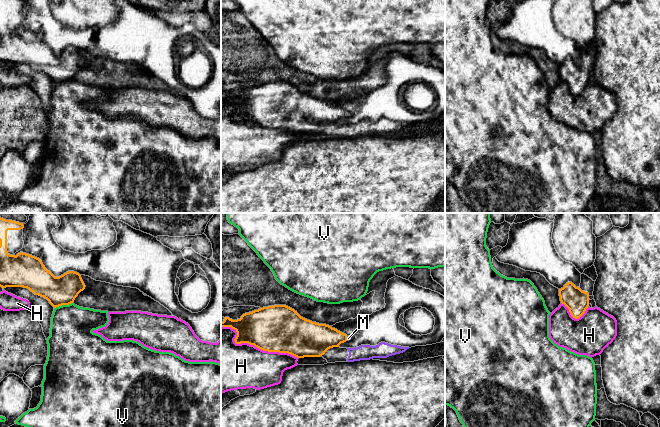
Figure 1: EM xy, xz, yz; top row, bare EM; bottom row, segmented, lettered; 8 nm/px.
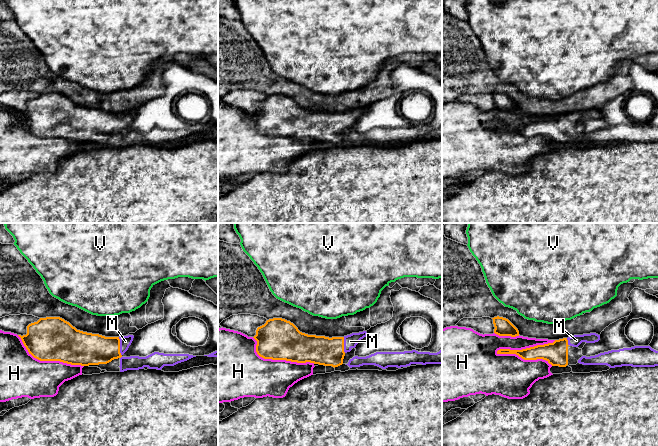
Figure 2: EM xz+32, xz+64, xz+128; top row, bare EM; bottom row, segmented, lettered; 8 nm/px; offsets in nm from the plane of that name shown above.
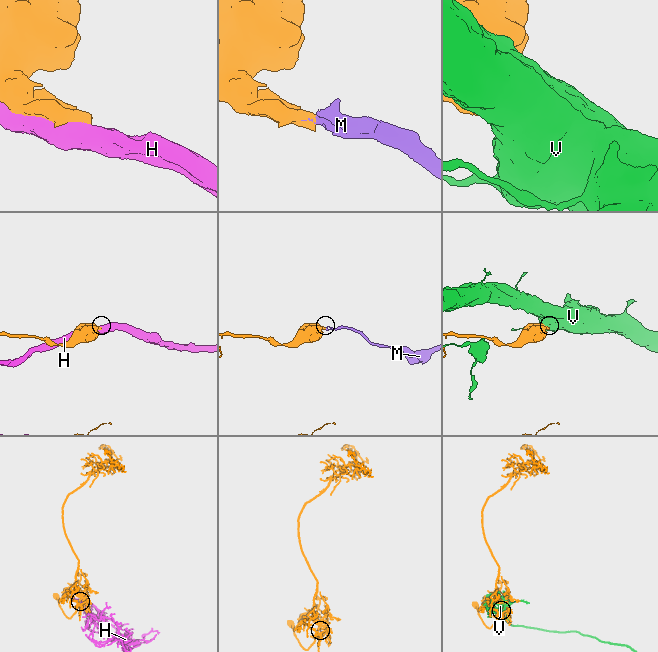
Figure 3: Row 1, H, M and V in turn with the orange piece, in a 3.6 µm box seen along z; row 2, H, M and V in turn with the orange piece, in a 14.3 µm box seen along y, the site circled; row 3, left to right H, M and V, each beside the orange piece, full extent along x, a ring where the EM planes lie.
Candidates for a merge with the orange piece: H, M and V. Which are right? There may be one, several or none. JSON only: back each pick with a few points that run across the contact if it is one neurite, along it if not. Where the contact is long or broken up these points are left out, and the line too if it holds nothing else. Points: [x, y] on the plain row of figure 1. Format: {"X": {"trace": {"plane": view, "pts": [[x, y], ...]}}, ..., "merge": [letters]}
{"M": {"trace": {"plane": "xz", "pts": [[315, 115], [346, 114], [348, 114]]}}, "merge": ["M"]}

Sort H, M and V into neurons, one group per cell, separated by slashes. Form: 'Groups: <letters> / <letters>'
Groups: H / M / V

